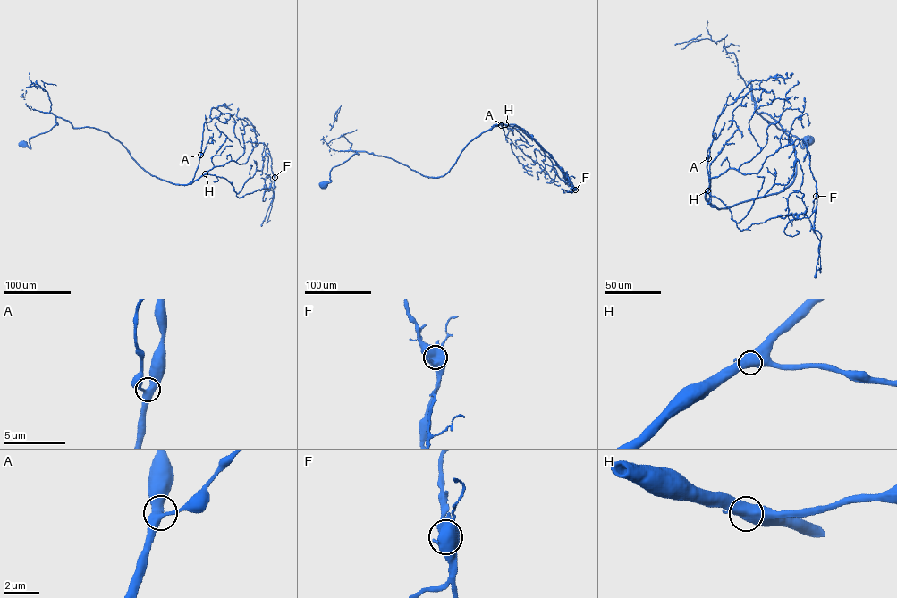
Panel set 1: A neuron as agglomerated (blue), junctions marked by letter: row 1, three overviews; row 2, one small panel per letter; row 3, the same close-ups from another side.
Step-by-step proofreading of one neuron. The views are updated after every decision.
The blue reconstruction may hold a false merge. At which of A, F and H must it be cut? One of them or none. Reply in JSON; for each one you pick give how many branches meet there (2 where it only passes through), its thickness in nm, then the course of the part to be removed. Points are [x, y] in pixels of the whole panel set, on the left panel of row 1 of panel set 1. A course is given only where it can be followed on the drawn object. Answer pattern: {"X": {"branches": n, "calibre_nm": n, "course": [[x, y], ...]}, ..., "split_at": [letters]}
{"F": {"branches": 4, "calibre_nm": 700, "course": [[275, 177], [274, 198], [266, 222], [270, 220]]}, "split_at": ["F"]}

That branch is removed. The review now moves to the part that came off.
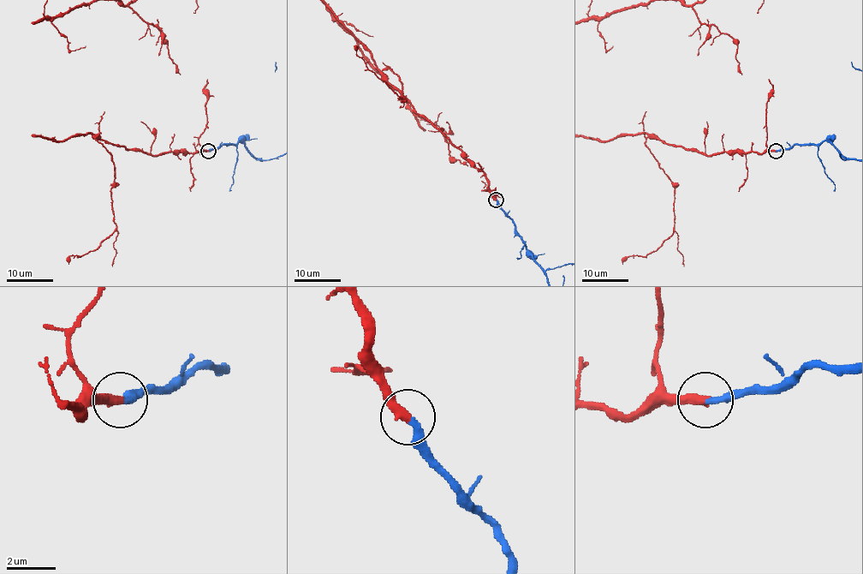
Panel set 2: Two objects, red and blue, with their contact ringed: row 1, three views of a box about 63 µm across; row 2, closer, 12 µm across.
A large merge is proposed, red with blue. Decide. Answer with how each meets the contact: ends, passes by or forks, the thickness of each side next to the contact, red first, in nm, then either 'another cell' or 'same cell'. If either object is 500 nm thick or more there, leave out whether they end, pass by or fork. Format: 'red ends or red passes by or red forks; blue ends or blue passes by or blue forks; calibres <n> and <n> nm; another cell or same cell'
red ends; blue ends; calibres 400 and 280 nm; same cell

